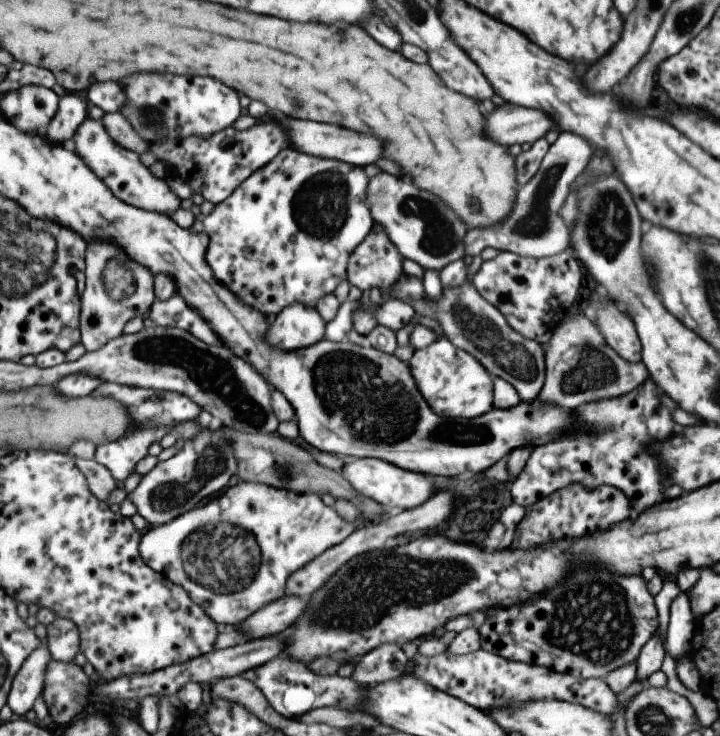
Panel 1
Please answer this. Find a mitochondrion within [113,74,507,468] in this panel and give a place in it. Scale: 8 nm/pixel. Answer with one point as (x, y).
(381, 410)

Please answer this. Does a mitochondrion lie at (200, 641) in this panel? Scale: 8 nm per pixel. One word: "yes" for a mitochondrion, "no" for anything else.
no

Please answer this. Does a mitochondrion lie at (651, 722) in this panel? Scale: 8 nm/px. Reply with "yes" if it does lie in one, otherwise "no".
yes

